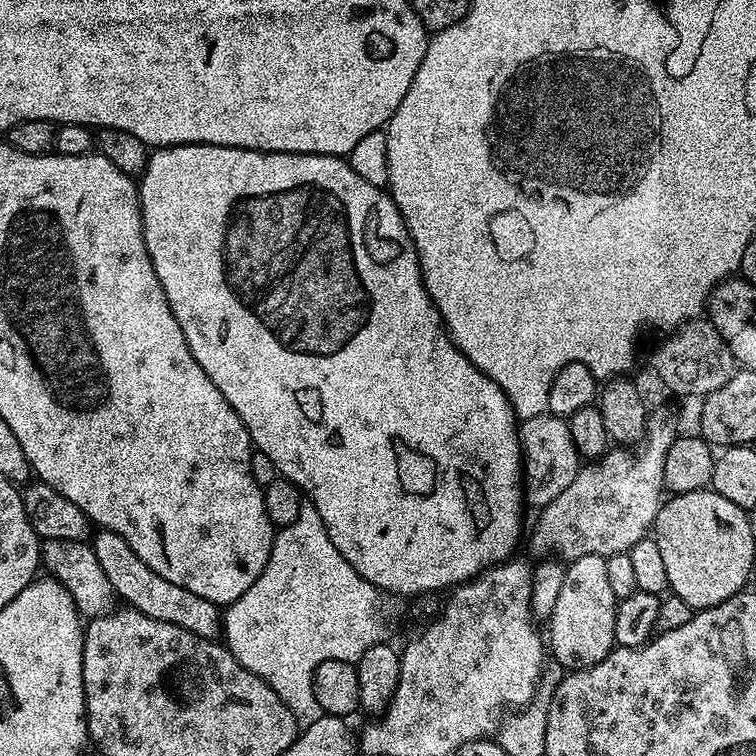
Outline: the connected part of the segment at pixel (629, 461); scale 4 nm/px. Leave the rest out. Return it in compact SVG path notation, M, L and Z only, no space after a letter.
M660 408L651 413L648 418L648 430L642 441L642 447L636 452L624 446L616 446L605 452L599 459L585 463L580 473L550 502L545 508L539 509L536 529L532 532L532 552L536 558L559 558L564 562L571 562L582 558L586 554L603 556L605 558L627 552L634 546L634 542L645 539L653 531L656 516L660 512L662 497L665 495L664 463L666 450L675 442L678 435L676 420Z

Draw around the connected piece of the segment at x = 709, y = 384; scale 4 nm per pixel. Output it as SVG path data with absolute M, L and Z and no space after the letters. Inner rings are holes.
M691 321L671 336L657 348L652 364L663 384L674 393L703 398L724 386L738 371L733 352L711 321Z

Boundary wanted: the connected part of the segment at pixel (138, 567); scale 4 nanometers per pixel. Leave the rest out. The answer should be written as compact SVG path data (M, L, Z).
M100 530L91 537L90 543L95 557L102 565L102 571L106 573L106 578L110 578L113 593L119 599L121 596L124 599L121 601L127 607L137 608L156 621L180 626L205 642L213 641L221 635L221 605L210 602L210 598L201 598L199 594L193 594L182 586L174 586L174 582L166 582L162 574L154 574L154 570L150 570L150 566L146 566L146 562L142 562L118 534Z

